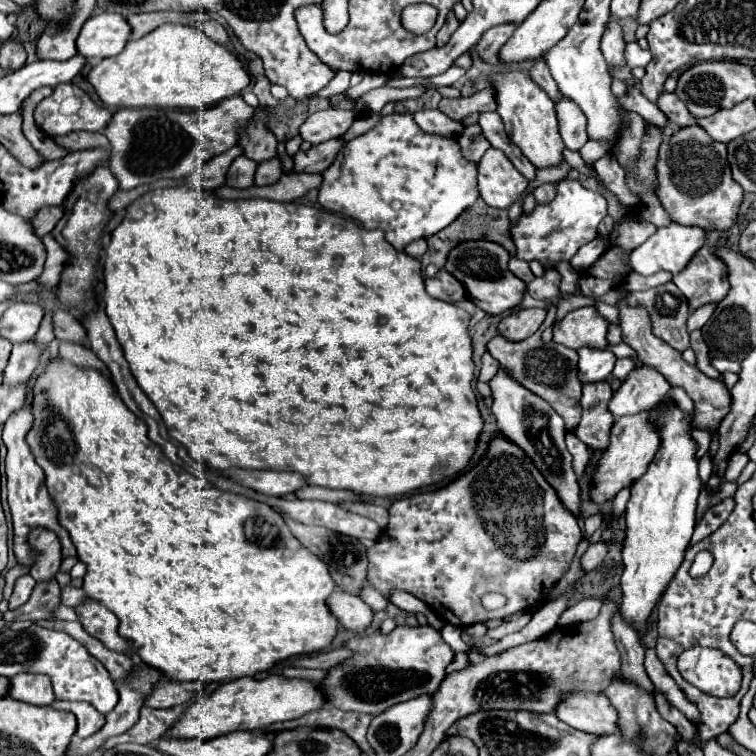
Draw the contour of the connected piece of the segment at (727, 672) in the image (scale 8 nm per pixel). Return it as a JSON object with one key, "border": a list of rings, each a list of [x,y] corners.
{"border":[[[711,648],[685,650],[679,656],[677,668],[687,682],[711,696],[733,696],[743,678],[743,670],[733,658]]]}

